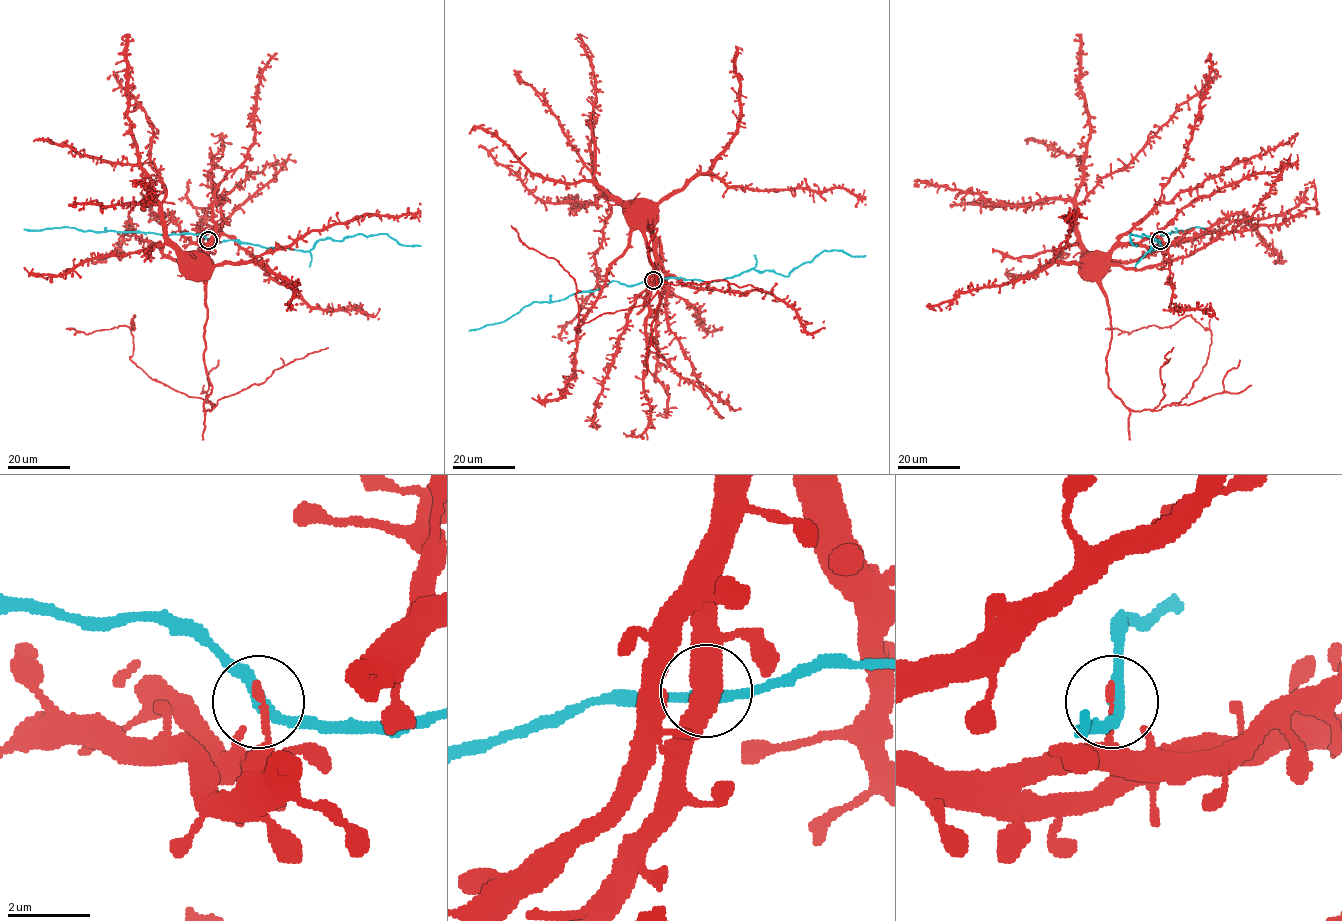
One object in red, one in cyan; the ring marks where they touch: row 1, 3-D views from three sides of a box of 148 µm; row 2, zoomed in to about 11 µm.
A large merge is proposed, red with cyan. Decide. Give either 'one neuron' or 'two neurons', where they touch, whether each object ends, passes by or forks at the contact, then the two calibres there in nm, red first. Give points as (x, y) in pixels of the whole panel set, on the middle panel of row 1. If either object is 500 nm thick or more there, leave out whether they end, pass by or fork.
two neurons | (653, 280) | red ends | cyan passes by | 220/280 nm

